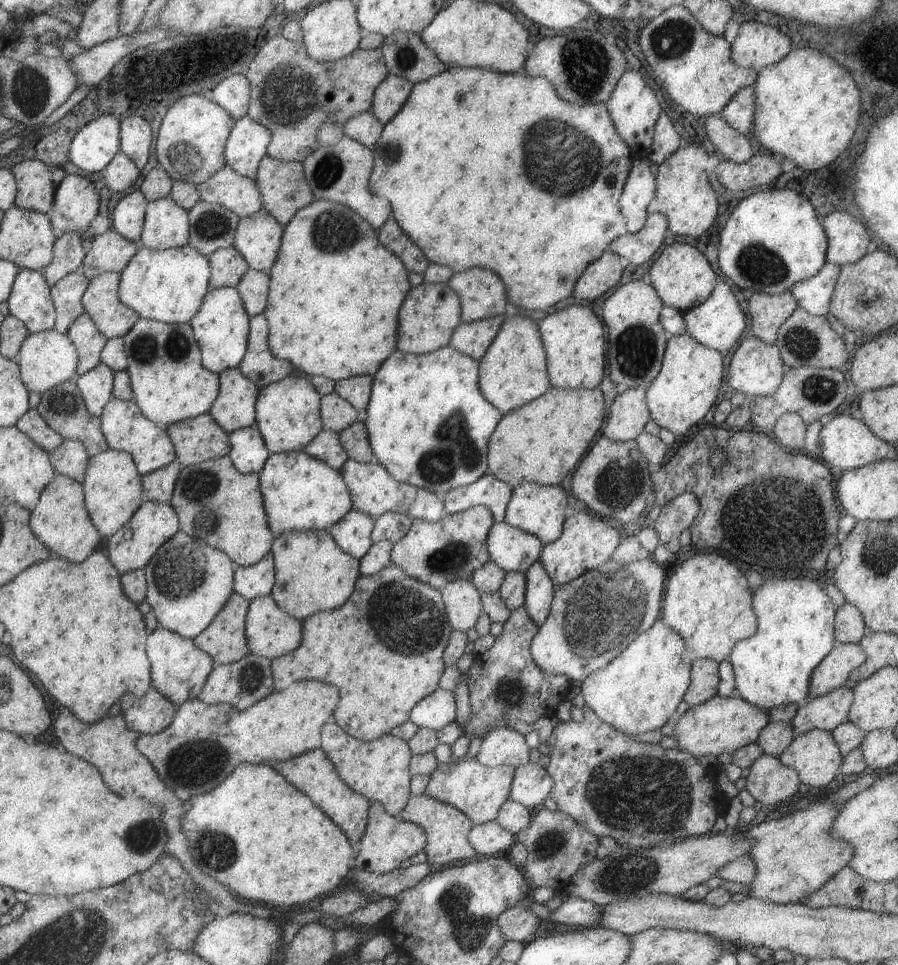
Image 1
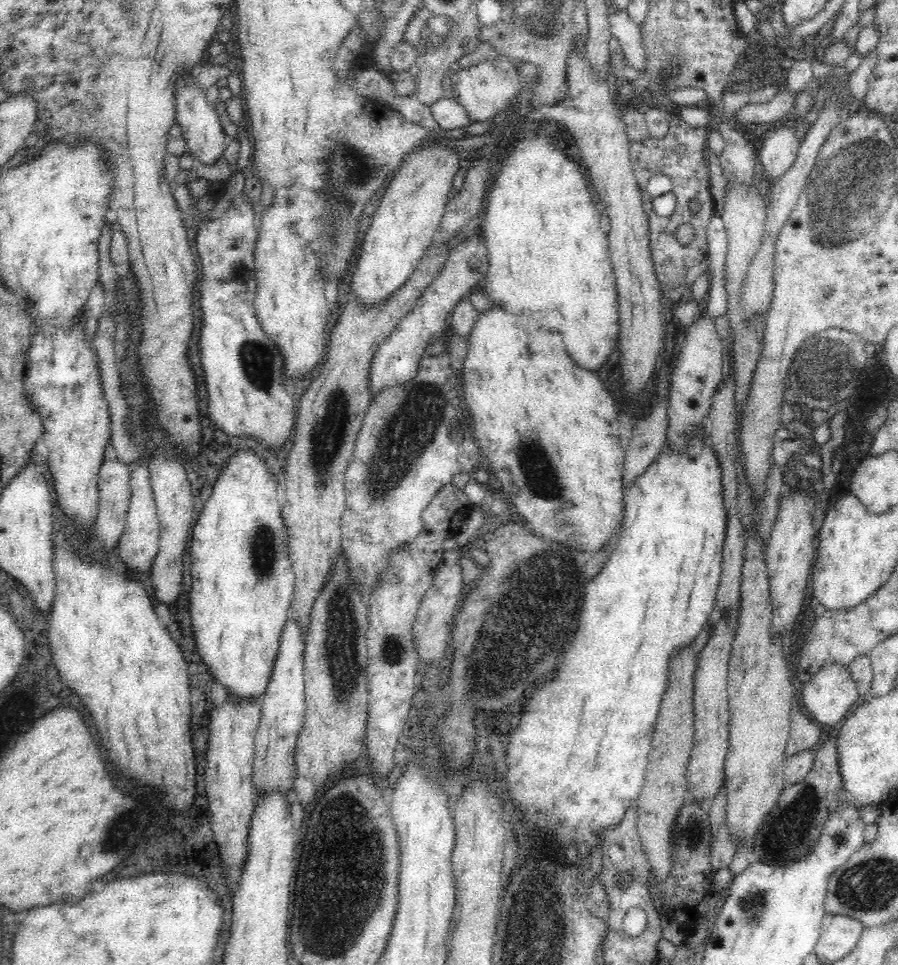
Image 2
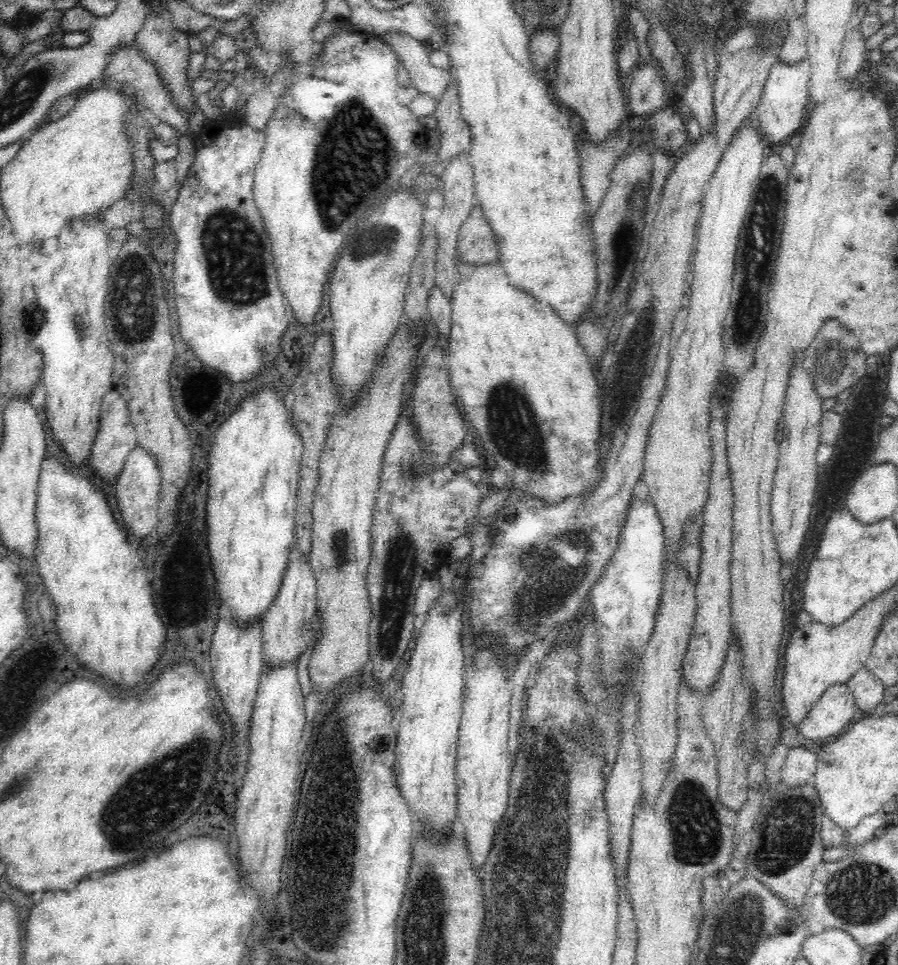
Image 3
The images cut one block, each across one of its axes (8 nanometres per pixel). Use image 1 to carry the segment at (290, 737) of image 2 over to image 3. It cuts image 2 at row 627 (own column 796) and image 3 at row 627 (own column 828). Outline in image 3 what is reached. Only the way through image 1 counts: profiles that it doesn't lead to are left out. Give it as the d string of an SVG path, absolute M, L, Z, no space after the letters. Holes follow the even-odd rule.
M295 542L290 549L280 588L272 598L272 604L268 604L262 618L264 664L282 664L298 660L304 648L312 644L314 638L311 624L312 615L317 610L316 579L309 556L300 552Z

